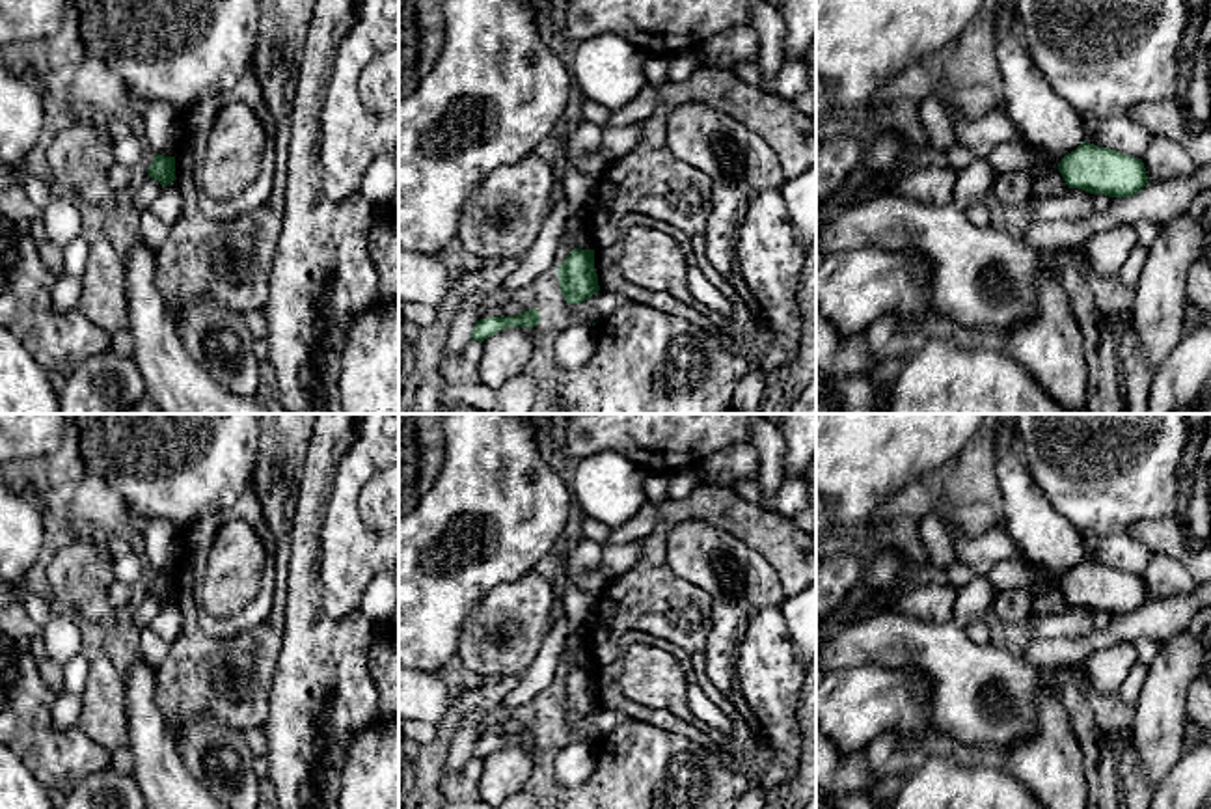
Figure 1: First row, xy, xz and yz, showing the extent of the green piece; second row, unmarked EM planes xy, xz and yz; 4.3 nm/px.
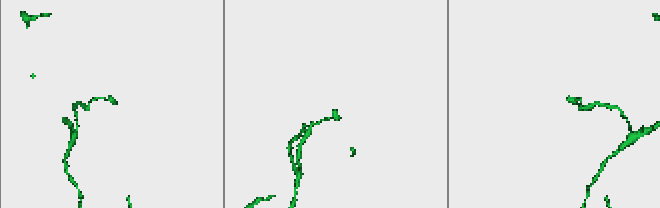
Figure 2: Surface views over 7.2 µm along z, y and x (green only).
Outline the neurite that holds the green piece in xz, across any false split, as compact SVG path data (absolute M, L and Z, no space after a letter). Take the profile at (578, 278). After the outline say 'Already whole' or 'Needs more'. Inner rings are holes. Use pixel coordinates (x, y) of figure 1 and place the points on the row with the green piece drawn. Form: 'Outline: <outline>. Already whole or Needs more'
Outline: M574 248L557 268L566 304L581 304L600 291L594 268L594 250Z. Already whole

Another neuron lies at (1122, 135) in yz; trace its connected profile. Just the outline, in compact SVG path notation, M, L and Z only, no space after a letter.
M1127 116L1086 121L1082 127L1086 142L1099 147L1110 147L1135 158L1142 158L1151 142L1151 134Z

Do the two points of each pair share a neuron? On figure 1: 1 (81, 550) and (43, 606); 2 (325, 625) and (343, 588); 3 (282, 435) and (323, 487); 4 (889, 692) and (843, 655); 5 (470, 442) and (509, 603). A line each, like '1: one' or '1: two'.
1: two
2: two
3: two
4: two
5: two

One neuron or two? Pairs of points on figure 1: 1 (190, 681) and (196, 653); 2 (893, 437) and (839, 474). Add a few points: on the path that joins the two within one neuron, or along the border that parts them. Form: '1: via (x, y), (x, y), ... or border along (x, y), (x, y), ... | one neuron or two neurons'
1: via (194, 673), (196, 660) | one neuron
2: via (880, 437), (852, 461) | one neuron

